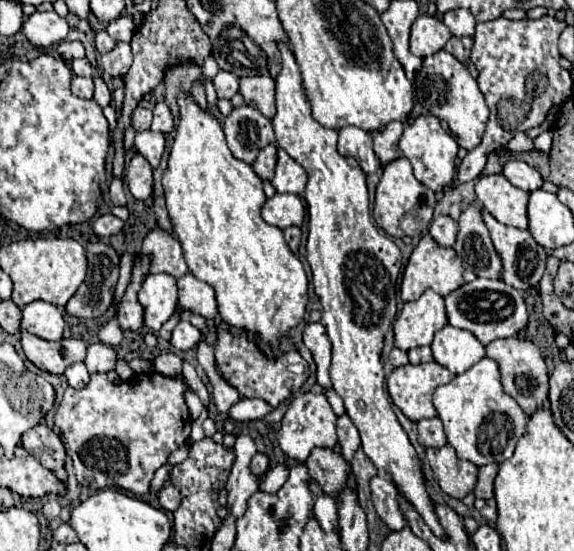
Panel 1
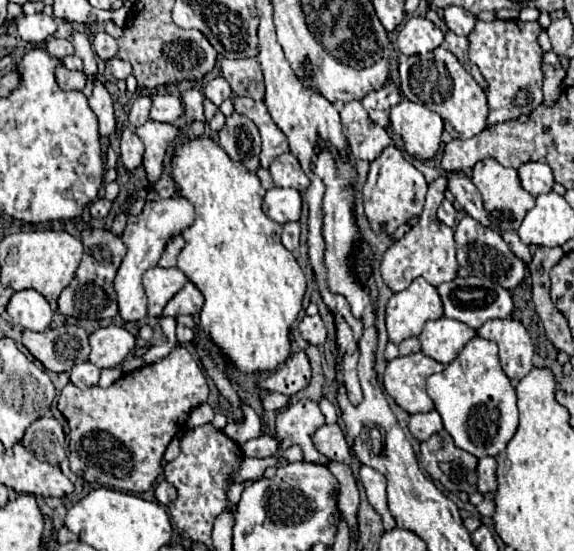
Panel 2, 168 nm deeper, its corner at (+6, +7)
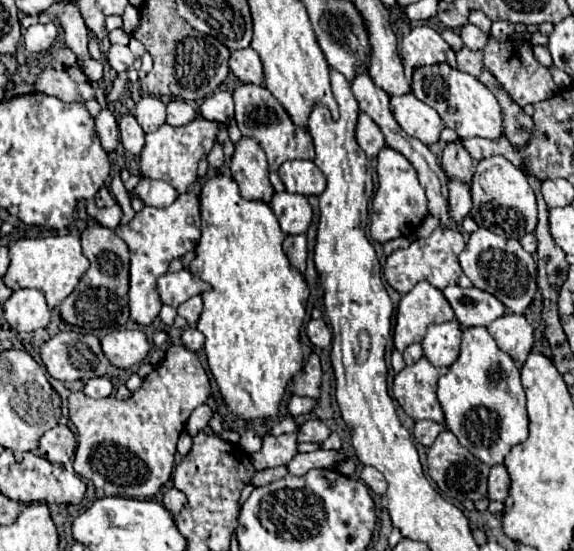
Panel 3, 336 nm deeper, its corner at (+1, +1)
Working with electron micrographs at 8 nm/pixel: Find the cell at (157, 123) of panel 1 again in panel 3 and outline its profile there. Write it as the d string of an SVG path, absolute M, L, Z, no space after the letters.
M173 99L167 103L167 123L169 125L187 125L195 119L195 107L183 99Z

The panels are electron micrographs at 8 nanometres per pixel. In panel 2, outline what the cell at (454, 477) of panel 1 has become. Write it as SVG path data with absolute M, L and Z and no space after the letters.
M448 431L432 435L420 443L420 463L446 491L474 493L478 459L454 445Z

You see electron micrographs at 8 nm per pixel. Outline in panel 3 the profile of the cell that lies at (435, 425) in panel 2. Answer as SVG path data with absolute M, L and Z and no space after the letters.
M417 421L417 423L415 423L415 429L413 429L413 437L415 437L421 445L429 447L429 445L437 439L437 435L443 433L445 429L447 429L447 427L445 427L443 423L435 423L435 421Z

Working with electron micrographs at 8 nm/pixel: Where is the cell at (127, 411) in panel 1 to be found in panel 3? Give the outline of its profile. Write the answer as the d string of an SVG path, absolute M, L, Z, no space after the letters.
M171 345L165 353L163 363L153 369L151 375L143 379L143 385L139 391L135 391L129 399L119 401L115 397L105 399L91 399L83 391L69 395L69 417L73 425L77 427L79 441L75 449L75 471L89 479L95 487L103 489L105 495L117 495L117 497L133 497L133 499L145 499L153 497L161 491L161 487L169 481L173 465L175 465L175 445L185 429L185 423L195 407L207 403L211 395L211 385L205 369L201 367L197 355L183 345Z

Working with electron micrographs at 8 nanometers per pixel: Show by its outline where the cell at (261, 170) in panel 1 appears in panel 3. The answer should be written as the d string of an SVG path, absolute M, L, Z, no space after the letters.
M239 85L233 93L233 101L235 101L235 121L241 133L253 137L263 147L269 161L269 171L277 171L285 161L291 159L309 159L309 161L315 159L311 135L307 131L297 131L297 127L293 127L289 115L285 115L283 107L273 99L273 95L269 95L265 87Z

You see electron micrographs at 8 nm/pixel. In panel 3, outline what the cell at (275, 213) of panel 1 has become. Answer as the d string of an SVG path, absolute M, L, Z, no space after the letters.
M275 193L271 199L271 209L279 219L279 225L285 233L297 235L307 233L311 225L311 205L305 195L293 195L293 193Z

